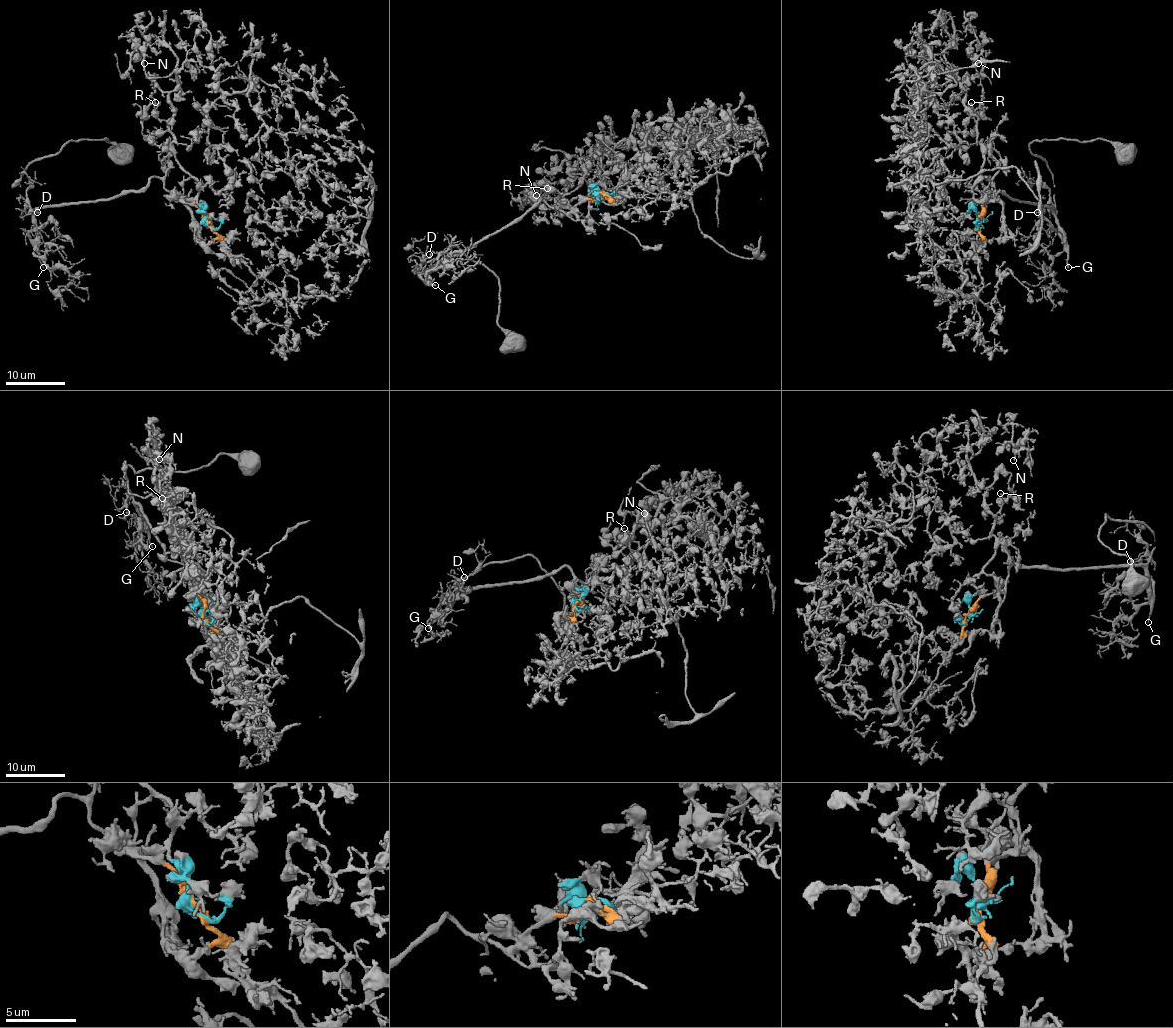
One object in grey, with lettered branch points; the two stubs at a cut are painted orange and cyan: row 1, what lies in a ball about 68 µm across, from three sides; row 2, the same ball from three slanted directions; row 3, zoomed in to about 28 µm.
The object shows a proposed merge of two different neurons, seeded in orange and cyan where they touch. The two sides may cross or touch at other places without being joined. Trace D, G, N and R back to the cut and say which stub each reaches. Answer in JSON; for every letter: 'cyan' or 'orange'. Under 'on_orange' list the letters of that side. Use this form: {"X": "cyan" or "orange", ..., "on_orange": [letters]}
{"D": "orange", "G": "orange", "N": "cyan", "R": "cyan", "on_orange": ["D", "G"]}

